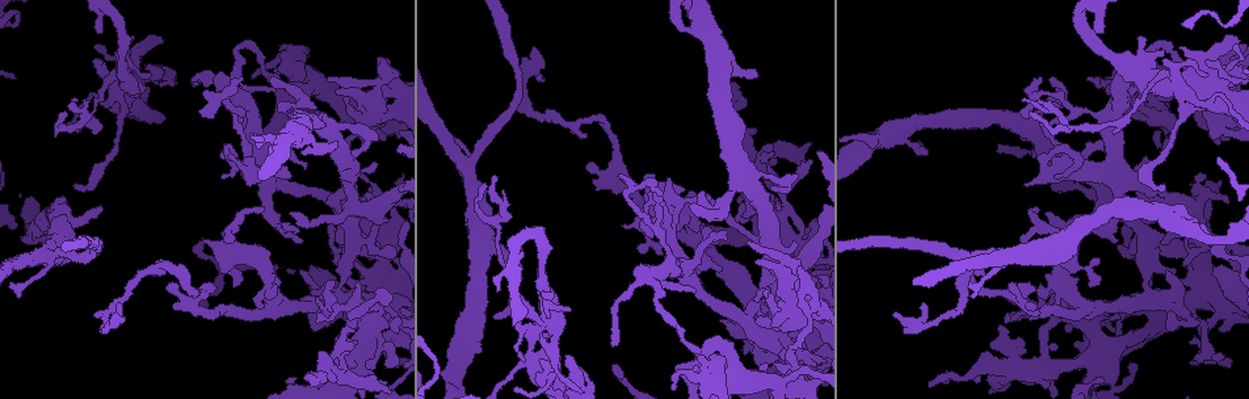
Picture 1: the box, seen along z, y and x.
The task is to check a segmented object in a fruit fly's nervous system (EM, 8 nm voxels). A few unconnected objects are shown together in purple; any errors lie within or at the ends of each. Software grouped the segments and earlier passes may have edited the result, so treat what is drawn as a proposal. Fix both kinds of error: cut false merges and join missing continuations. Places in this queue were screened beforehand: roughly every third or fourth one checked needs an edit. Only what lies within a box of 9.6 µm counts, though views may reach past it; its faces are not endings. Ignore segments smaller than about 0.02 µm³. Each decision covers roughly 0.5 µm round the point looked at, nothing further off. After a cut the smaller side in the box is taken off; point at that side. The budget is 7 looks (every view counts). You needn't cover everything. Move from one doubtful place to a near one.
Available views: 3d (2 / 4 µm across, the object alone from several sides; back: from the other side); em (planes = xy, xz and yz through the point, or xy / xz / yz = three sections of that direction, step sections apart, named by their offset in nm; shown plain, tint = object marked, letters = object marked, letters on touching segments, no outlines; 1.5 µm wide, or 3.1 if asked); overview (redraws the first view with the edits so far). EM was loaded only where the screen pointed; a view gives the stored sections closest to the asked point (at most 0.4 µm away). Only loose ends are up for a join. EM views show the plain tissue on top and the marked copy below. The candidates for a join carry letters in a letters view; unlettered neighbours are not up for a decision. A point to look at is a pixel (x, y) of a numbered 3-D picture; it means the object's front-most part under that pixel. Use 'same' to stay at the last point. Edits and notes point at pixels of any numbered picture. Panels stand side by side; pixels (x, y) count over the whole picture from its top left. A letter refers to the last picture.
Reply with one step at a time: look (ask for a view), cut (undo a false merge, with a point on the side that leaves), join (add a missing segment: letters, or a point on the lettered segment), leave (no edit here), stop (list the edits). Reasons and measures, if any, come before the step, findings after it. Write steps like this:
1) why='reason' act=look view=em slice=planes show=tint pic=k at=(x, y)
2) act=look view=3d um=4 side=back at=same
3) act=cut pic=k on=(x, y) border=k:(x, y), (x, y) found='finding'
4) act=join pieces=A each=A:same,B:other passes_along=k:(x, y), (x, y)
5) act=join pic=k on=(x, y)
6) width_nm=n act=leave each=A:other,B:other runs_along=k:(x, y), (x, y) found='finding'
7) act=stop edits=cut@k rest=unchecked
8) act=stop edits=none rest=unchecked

why='free end' act=look view=em slice=xz step=8 show=tint pic=1 at=(195, 254)

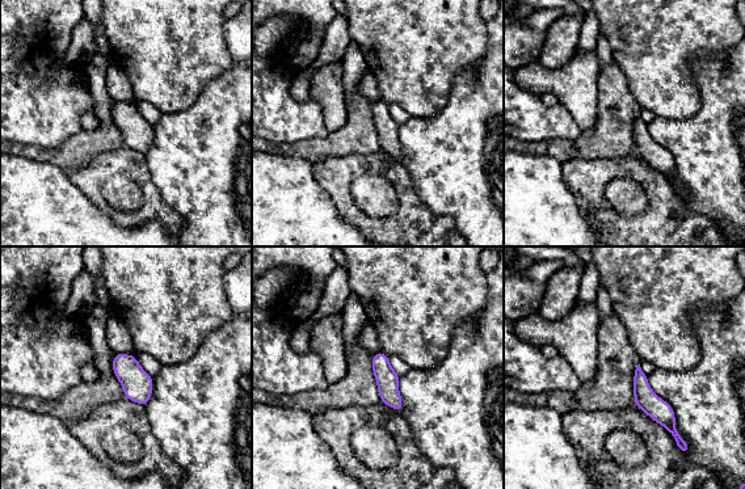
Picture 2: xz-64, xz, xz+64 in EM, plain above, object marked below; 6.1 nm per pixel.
why='another direction' act=look view=em slice=planes show=letters at=same

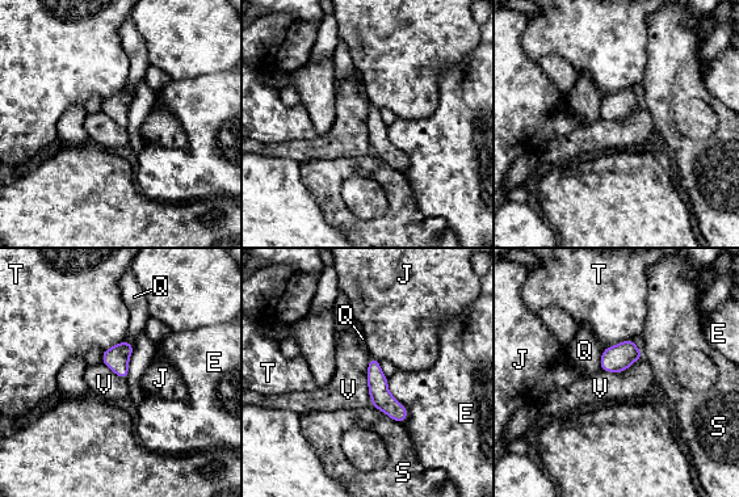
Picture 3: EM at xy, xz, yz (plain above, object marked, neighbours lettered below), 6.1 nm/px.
act=leave each=E:other,J:other,Q:other,S:other,T:other,V:other border=3:(373, 357), (368, 365), (370, 404) found='none of them fits'

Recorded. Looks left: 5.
why='branch stops here' act=look view=3d um=2 pic=1 at=(390, 295)

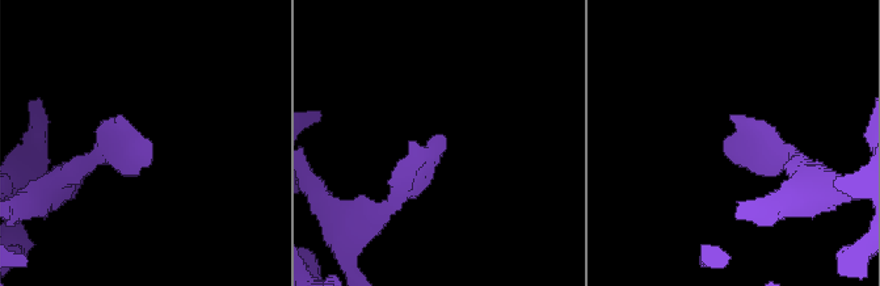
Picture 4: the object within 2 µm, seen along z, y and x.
why='shape alone is not enough' act=look view=em slice=planes show=tint pic=4 at=(725, 147)

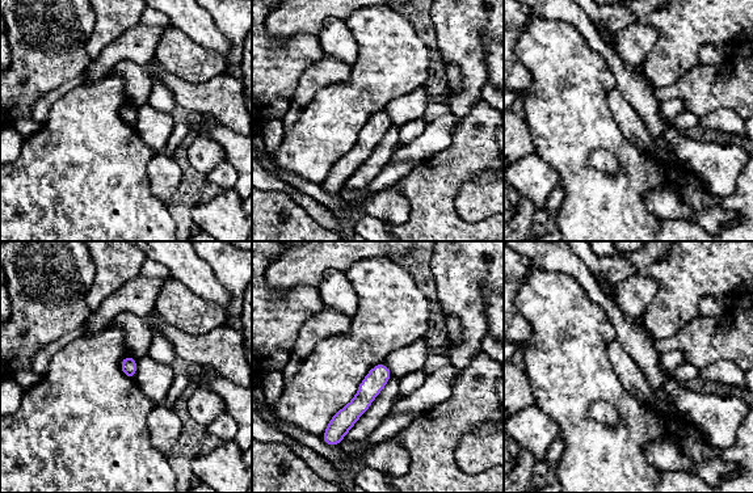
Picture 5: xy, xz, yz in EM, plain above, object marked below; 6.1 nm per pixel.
why='what lies round it' act=look view=em slice=planes show=letters at=same

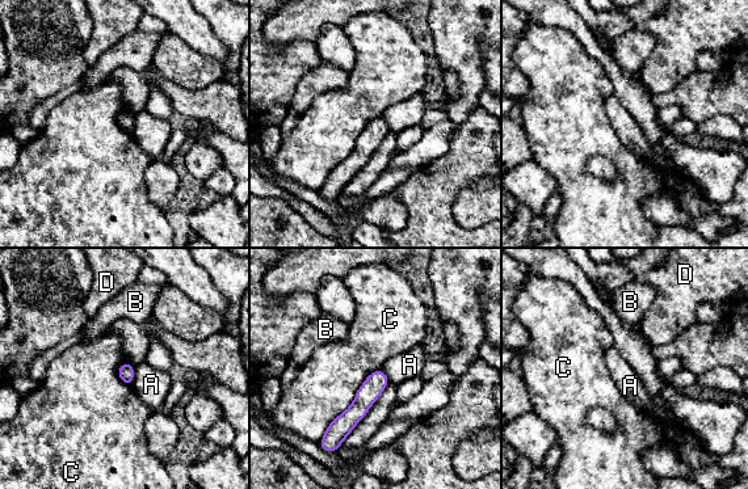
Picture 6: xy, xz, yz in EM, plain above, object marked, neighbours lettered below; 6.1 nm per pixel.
act=leave each=A:other,B:other,C:other,D:other found='no lettered segment goes on from it'

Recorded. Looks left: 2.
act=stop edits=none rest=unchecked

